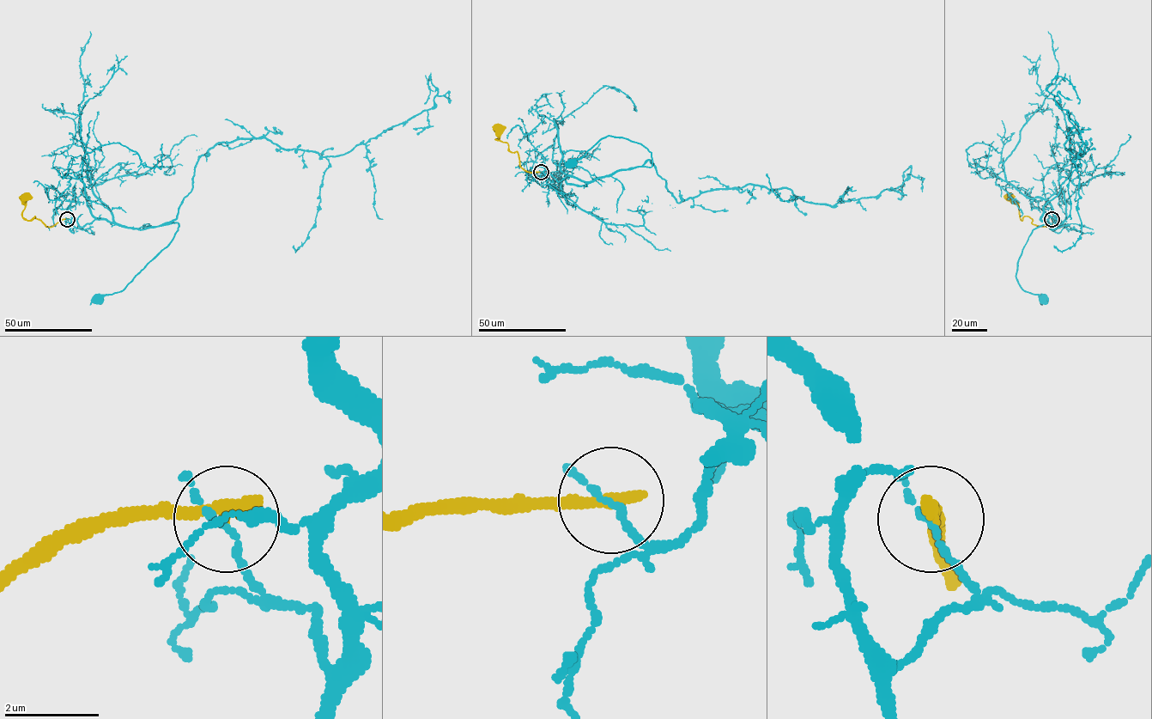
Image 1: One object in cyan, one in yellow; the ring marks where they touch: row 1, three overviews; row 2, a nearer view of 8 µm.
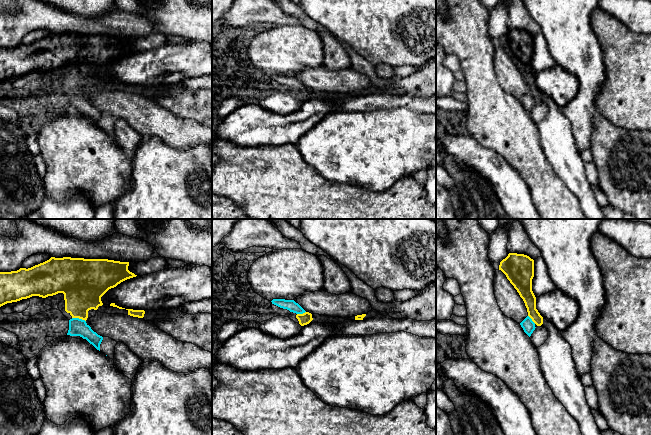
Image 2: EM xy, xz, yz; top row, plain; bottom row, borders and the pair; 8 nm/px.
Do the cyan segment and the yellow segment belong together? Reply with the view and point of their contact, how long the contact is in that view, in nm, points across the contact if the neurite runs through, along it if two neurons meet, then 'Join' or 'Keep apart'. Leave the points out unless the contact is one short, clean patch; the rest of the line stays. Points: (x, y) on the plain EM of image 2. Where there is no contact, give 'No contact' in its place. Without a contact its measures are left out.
Touches cyan at xy (78, 94). Shared border 120 nm. Boundary: xy (72, 93), (78, 93), (85, 97). Keep apart

